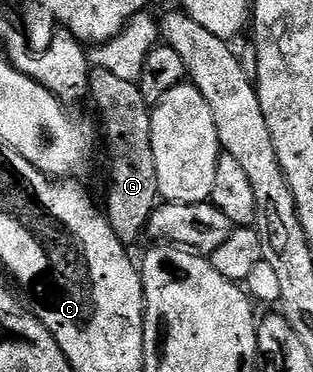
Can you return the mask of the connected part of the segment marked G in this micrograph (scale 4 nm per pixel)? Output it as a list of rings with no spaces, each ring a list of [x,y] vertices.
[[[92,69],[88,75],[88,91],[90,101],[100,112],[104,153],[108,156],[108,202],[102,205],[102,213],[114,235],[118,235],[125,247],[132,247],[140,236],[145,236],[150,215],[161,200],[152,150],[152,109],[142,99],[137,82],[121,79],[110,71]]]

